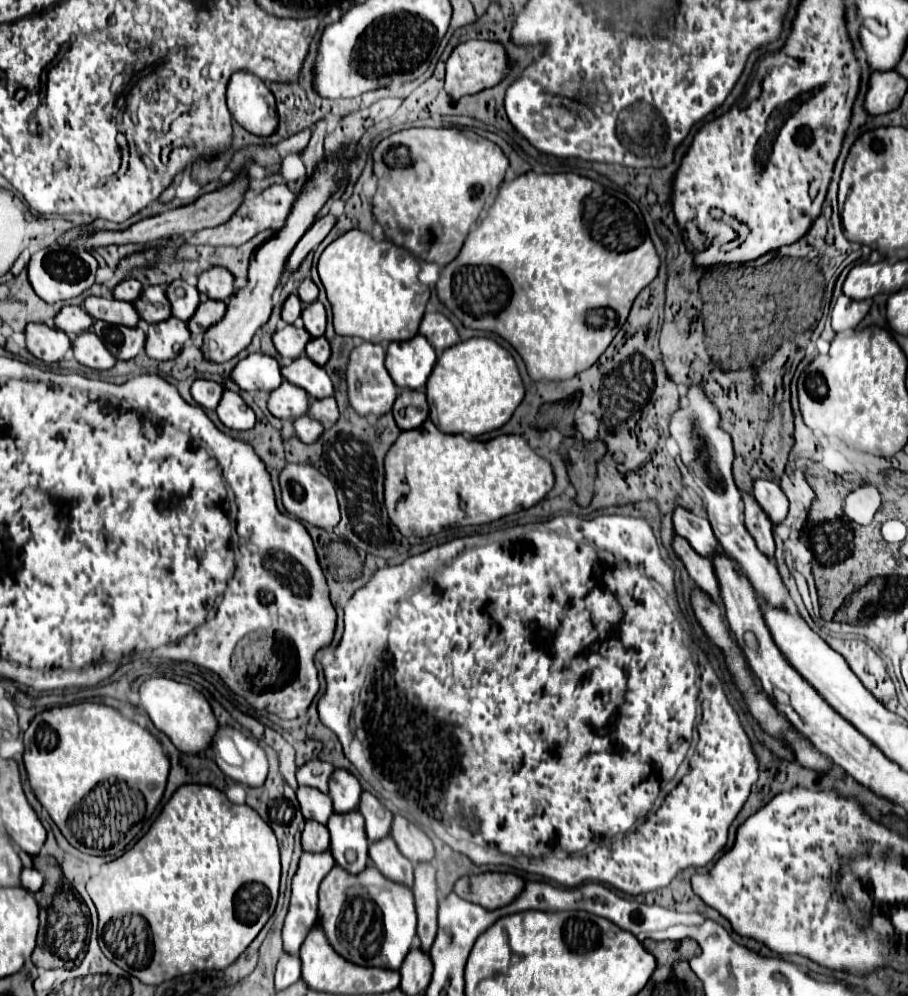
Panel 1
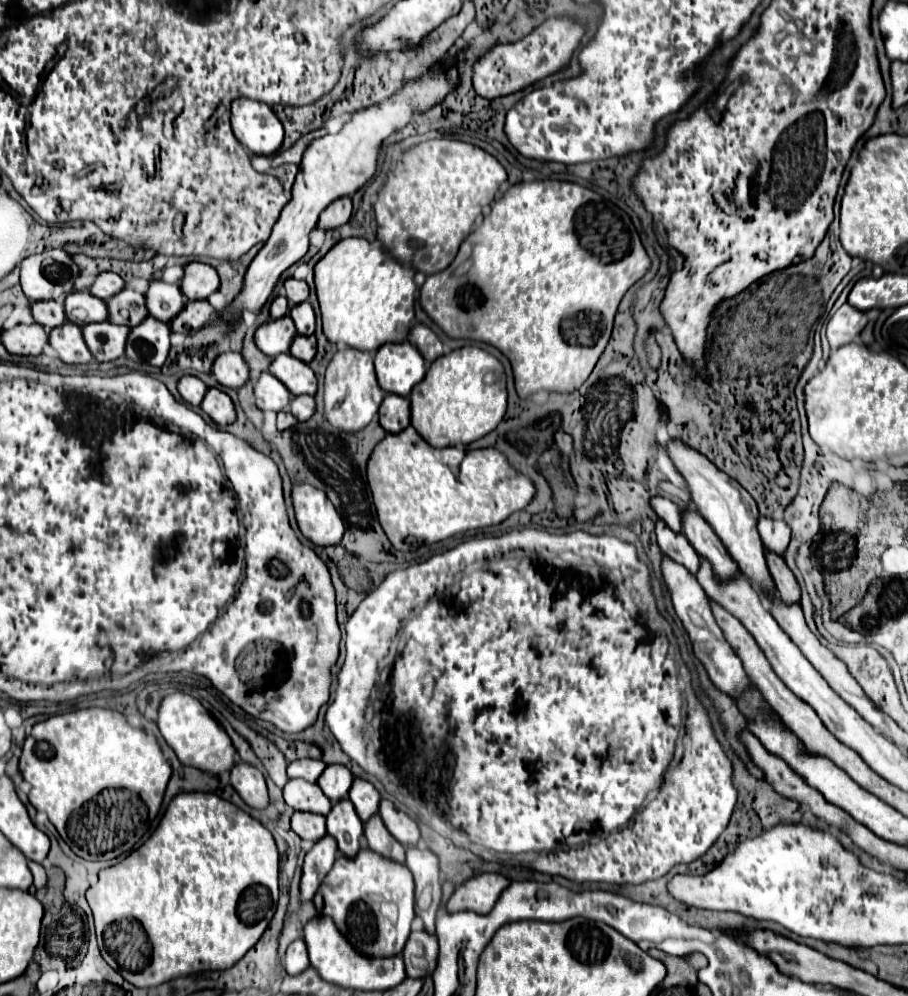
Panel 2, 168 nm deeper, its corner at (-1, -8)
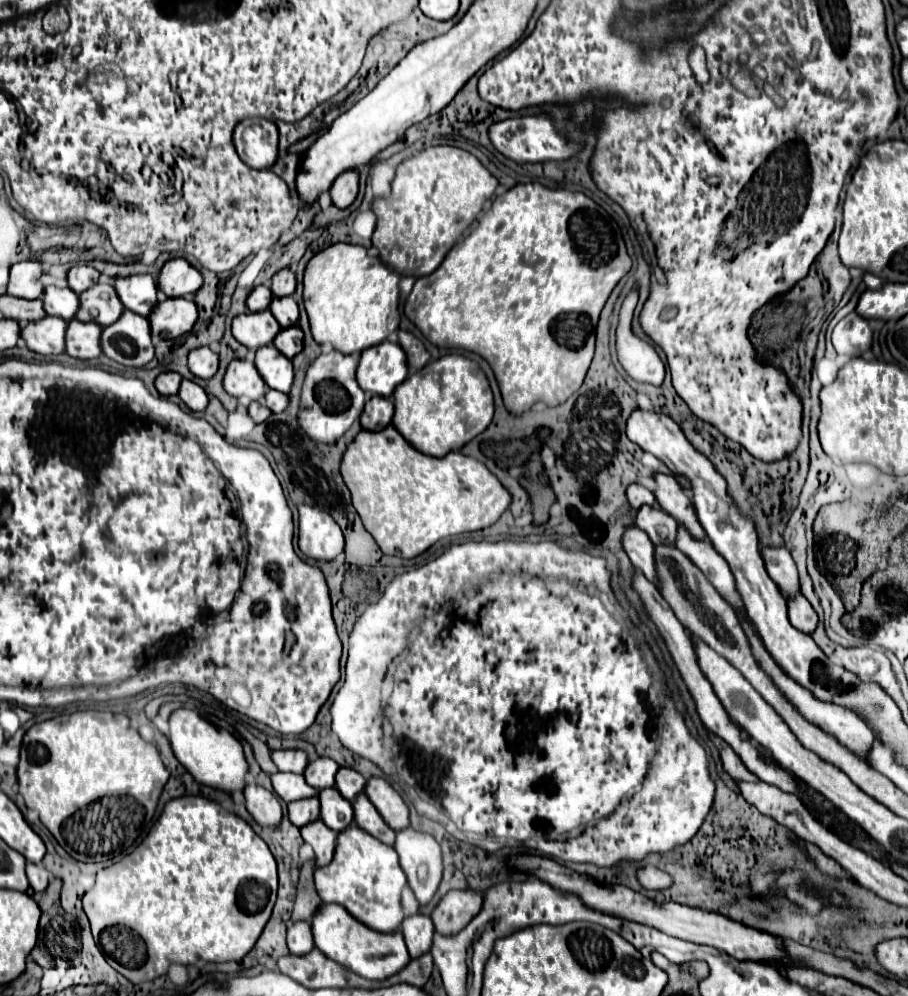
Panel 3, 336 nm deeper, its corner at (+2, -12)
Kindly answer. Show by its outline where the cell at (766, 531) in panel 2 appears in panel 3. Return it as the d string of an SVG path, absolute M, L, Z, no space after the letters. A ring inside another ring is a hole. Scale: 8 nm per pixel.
M762 549L766 571L772 577L772 581L778 585L782 595L786 599L794 599L800 593L800 581L798 581L798 569L788 553L788 549Z

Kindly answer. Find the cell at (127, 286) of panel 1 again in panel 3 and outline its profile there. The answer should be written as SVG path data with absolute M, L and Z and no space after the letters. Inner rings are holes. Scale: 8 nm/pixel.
M76 265L68 271L68 287L72 291L86 291L88 287L92 287L96 281L98 281L100 273L90 267L90 265Z

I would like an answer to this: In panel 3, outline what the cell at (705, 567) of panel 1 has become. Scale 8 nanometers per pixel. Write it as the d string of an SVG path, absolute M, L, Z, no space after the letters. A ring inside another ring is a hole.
M658 503L656 507L642 507L636 513L636 525L648 533L652 543L674 543L678 521L668 515Z

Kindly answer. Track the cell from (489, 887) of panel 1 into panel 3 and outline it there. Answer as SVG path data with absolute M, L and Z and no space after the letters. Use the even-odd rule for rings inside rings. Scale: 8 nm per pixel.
M448 891L432 911L434 929L440 935L454 935L462 931L466 923L480 911L482 893L480 891Z

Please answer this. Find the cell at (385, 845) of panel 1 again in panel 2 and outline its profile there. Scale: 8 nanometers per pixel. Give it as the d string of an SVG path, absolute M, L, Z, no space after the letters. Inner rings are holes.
M375 815L371 821L365 823L365 839L367 847L373 853L379 853L381 857L393 859L397 863L405 863L405 847L393 839L393 835L387 831L379 815Z

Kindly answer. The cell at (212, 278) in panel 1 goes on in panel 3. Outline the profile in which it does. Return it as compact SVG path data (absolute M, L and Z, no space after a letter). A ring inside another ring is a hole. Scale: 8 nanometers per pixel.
M170 259L160 269L158 287L166 297L192 295L202 287L202 275L186 259Z

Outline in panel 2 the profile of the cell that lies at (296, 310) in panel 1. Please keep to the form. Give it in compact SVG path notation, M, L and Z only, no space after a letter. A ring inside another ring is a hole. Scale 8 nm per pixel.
M277 297L277 299L273 299L269 311L271 311L271 319L279 319L279 317L287 315L287 311L289 311L289 301L287 301L287 297Z

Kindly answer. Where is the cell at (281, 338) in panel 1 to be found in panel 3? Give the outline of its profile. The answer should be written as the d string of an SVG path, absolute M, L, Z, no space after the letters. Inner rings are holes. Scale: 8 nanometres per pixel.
M258 311L258 313L242 313L232 319L232 335L246 347L258 349L276 337L280 331L280 325L276 323L274 315L270 311Z

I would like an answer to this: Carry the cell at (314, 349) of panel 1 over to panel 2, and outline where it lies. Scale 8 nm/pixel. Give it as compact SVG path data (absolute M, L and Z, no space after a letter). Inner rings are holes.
M297 335L297 339L293 339L291 355L305 361L305 363L311 363L315 359L315 355L317 355L317 339L313 335L311 337Z

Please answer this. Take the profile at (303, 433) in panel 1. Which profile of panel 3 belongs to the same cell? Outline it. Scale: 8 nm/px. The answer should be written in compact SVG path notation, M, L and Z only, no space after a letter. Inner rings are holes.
M258 401L248 405L248 415L250 415L256 423L266 421L266 419L270 417L270 413L272 413L272 411L268 411L268 407L264 407L264 405L262 405L262 403L258 403Z

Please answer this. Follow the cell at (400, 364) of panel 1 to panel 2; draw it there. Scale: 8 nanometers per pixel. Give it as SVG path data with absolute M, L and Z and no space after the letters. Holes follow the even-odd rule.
M403 341L379 347L375 355L375 373L385 393L409 397L413 387L421 383L427 367L425 359L415 351L415 345Z

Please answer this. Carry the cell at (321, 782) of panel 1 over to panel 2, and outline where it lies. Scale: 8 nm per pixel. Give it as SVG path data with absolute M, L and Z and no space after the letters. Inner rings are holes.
M297 759L297 761L289 763L287 775L289 775L289 779L305 779L309 783L317 783L317 779L325 767L327 765L319 759Z

